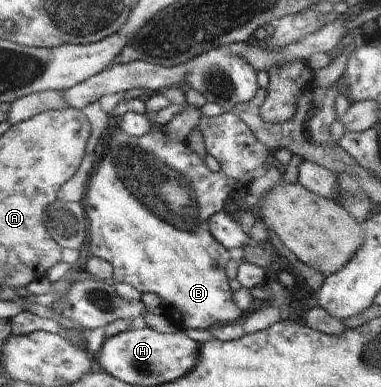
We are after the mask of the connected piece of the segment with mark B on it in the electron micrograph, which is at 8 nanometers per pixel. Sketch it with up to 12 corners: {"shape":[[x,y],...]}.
{"shape":[[113,130],[89,254],[182,331],[240,322],[209,220],[233,190],[187,141]]}

